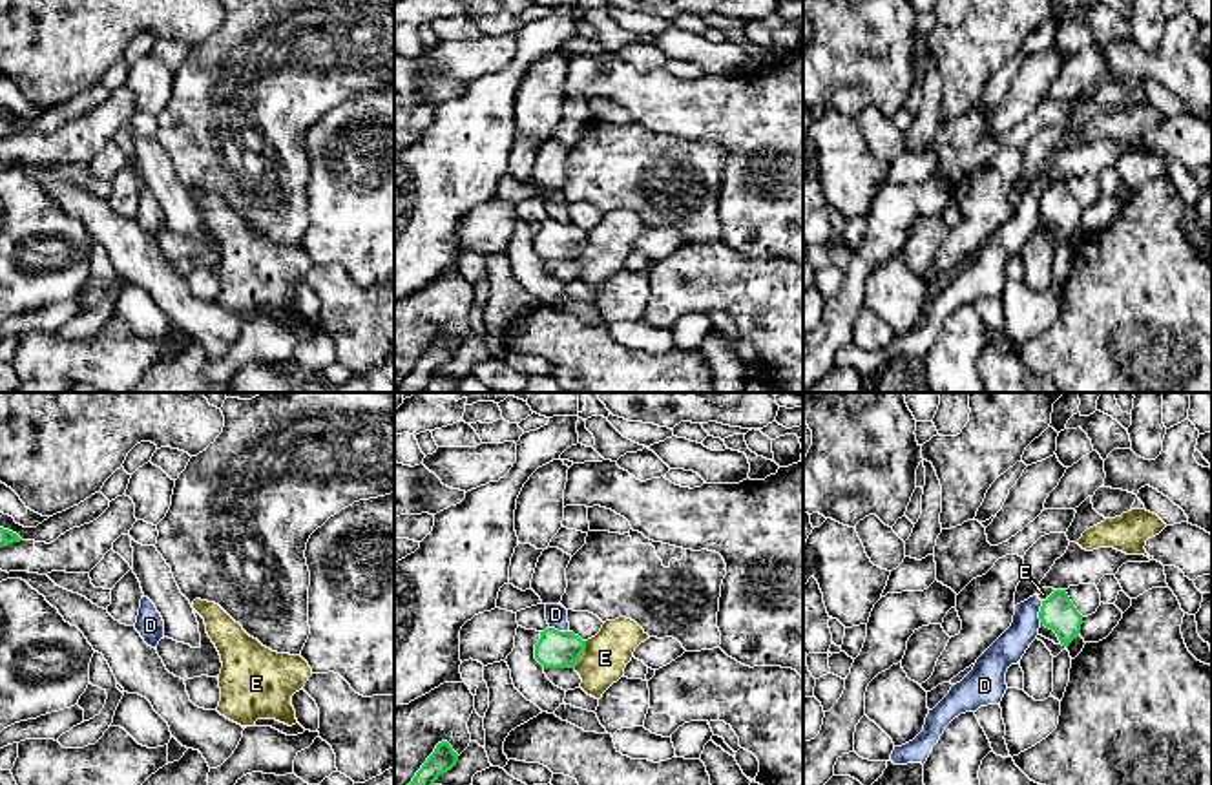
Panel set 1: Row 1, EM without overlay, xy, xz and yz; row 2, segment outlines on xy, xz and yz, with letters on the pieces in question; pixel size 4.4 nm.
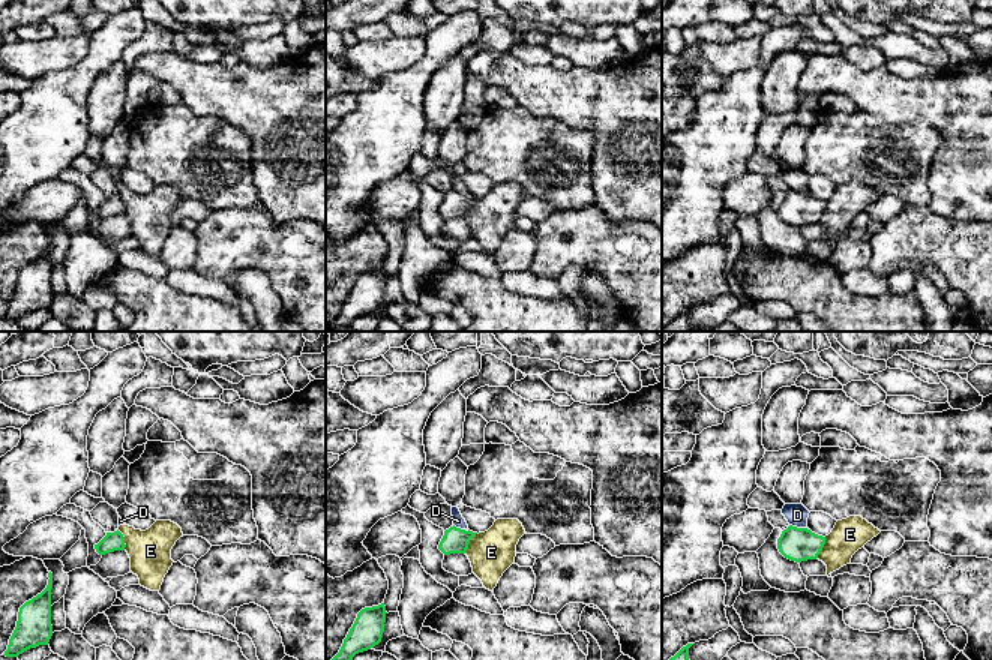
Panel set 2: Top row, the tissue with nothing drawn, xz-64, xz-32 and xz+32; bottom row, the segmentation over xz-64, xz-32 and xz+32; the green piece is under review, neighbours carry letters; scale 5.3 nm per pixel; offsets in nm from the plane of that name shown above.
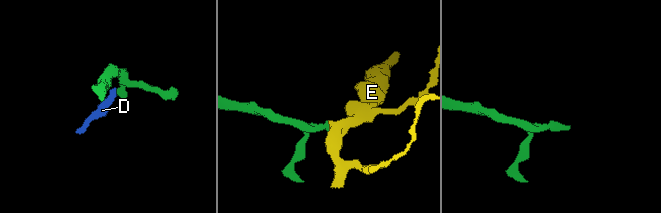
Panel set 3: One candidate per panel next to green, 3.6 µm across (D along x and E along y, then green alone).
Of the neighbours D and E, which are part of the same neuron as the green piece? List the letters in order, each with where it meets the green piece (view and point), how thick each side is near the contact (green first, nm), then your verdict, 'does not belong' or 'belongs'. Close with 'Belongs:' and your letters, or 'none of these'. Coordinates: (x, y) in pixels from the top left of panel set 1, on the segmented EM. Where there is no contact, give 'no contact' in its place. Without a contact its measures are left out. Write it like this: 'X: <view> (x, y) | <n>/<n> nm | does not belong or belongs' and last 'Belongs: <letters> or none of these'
D: yz (1039, 612) | 160/140 nm | does not belong
E: xz (581, 652) | 160/200 nm | does not belong
Belongs: none of these

